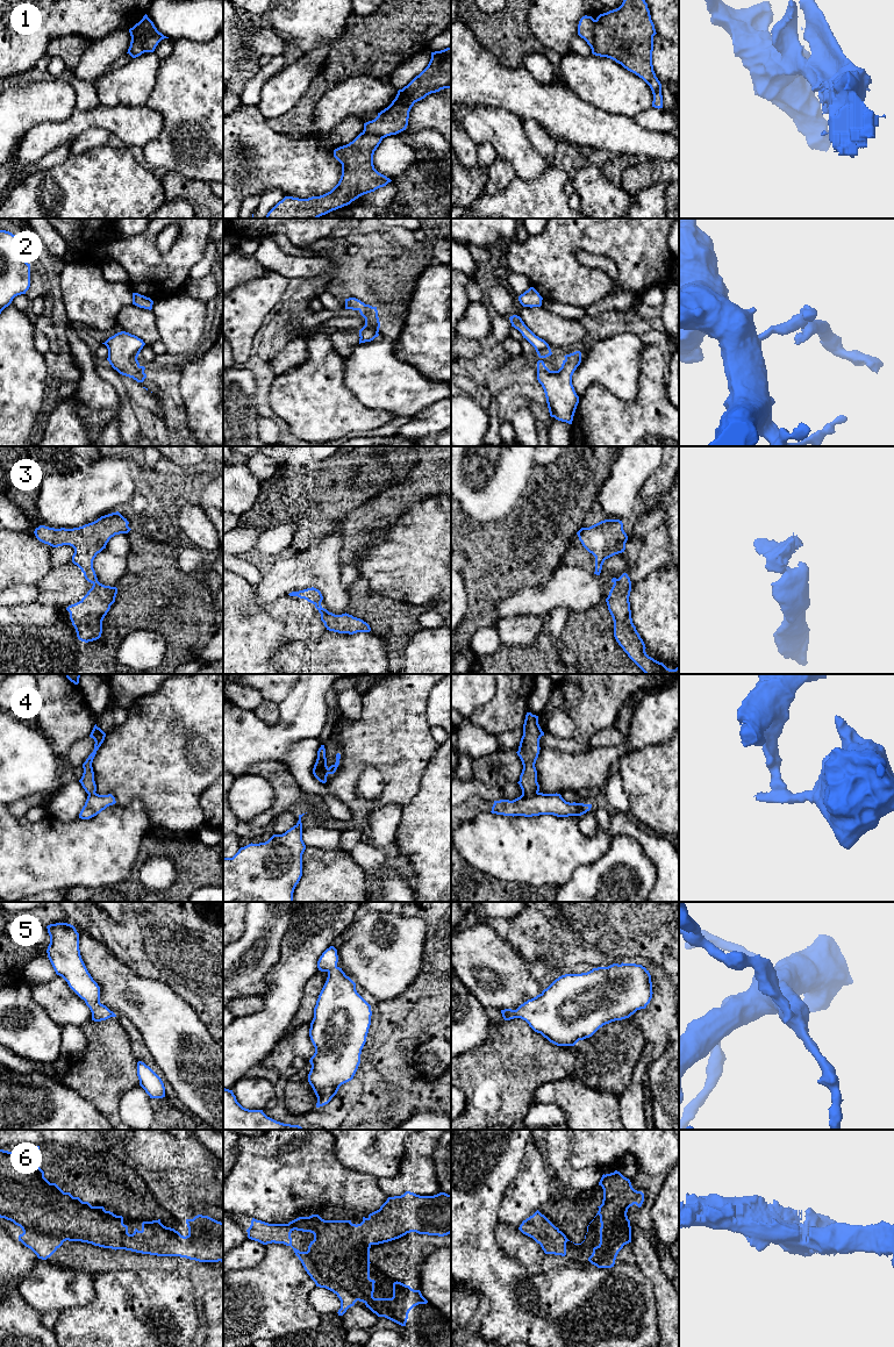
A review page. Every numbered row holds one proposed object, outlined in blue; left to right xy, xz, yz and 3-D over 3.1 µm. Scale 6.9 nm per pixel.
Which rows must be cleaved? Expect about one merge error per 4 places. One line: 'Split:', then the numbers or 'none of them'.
Split: 1, 4

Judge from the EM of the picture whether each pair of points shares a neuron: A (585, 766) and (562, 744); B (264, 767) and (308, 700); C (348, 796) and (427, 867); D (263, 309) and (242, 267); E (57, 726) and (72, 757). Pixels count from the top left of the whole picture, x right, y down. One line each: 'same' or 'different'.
A: different
B: different
C: different
D: different
E: different

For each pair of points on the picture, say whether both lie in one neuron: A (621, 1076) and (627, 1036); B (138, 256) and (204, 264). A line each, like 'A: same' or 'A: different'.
A: same
B: different

